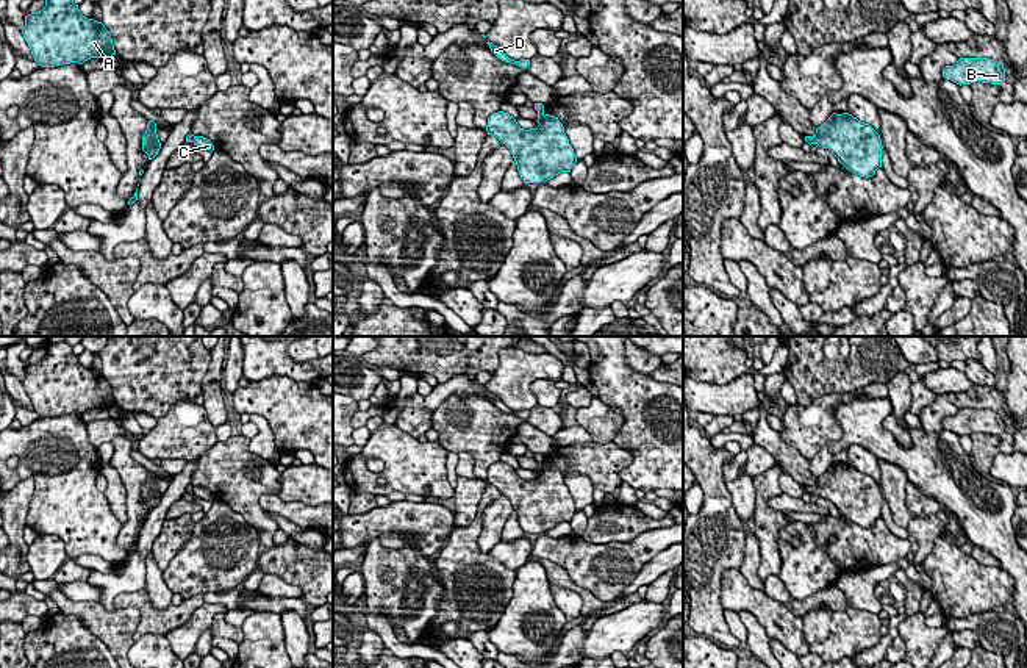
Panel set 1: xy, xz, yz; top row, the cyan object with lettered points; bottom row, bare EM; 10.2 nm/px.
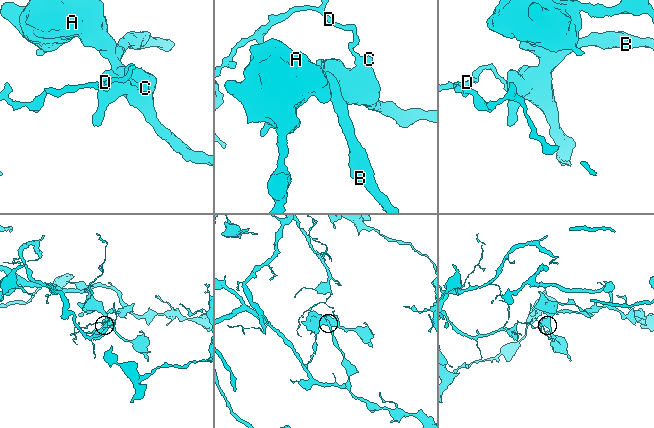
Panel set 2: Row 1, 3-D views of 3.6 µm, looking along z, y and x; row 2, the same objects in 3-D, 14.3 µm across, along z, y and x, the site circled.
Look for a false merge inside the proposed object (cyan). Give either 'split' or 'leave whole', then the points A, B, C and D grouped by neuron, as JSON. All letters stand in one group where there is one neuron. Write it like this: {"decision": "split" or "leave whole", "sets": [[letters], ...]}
{"decision": "split", "sets": [["A", "B", "C"], ["D"]]}

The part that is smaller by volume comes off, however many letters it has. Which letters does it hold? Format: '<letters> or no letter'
D

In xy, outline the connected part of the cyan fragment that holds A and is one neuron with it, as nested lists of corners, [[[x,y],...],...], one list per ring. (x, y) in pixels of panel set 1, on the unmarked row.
[[[48,336],[45,357],[25,366],[22,385],[41,418],[83,415],[116,405],[111,383],[102,372],[84,368],[66,336]]]

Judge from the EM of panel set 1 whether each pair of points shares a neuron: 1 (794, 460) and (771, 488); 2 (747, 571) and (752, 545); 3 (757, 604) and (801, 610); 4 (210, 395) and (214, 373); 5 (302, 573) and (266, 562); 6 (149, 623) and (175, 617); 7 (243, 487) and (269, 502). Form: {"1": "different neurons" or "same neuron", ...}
{"1": "different neurons", "2": "same neuron", "3": "different neurons", "4": "same neuron", "5": "same neuron", "6": "same neuron", "7": "different neurons"}

